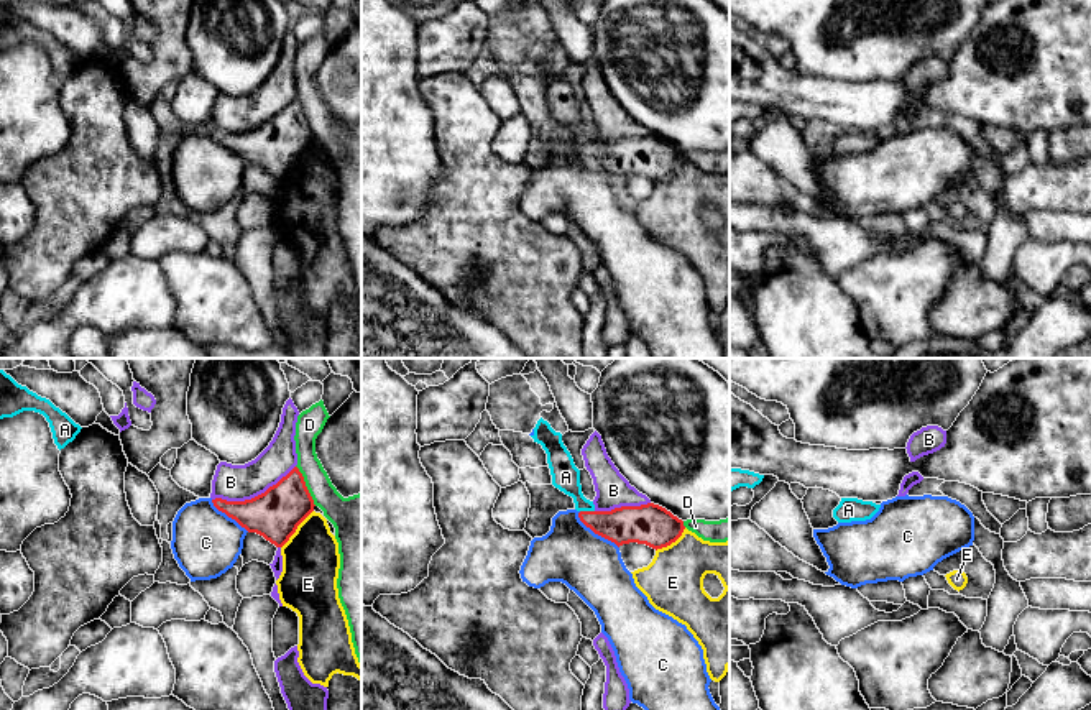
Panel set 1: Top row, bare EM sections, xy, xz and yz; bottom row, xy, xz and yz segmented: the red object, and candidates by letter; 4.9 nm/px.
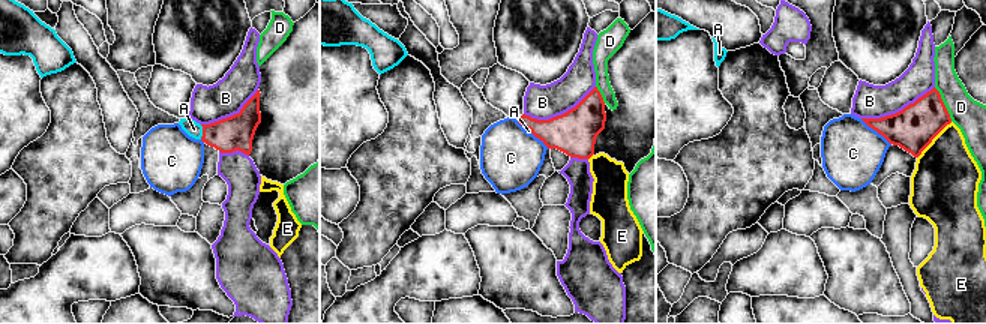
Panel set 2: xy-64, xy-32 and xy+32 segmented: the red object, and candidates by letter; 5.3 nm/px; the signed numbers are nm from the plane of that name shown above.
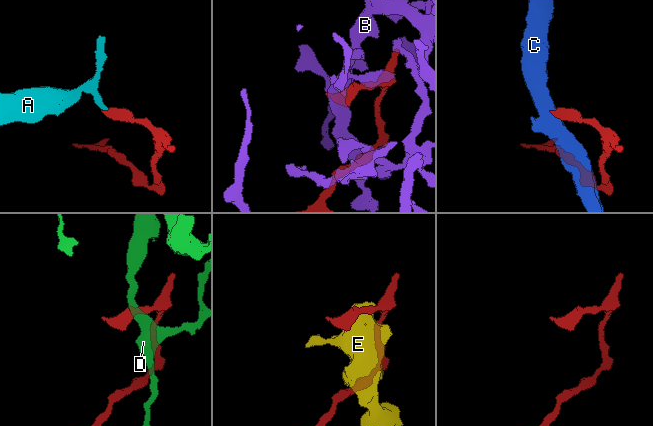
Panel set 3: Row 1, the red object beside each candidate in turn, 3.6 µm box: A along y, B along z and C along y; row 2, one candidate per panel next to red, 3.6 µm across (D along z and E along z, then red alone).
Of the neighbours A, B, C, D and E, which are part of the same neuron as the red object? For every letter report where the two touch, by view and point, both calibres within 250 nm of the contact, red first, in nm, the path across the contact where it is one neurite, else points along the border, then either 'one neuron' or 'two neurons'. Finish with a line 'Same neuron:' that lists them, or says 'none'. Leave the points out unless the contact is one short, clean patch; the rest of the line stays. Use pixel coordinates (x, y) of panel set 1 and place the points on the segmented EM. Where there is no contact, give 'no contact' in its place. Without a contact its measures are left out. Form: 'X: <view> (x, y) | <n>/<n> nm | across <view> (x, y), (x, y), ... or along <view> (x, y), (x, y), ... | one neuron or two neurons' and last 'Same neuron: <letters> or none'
A: xz (587, 511) | 180/140 nm | across xz (625, 525), (600, 523), (587, 511), (566, 477) | one neuron
B: xy (255, 497) | 240/180 nm | two neurons
C: xz (597, 533) | 190/300 nm | along xz (577, 513), (587, 526), (618, 548) | two neurons
D: xy (304, 485) | 240/160 nm | along xy (296, 465), (316, 505) | two neurons
E: xy (296, 528) | 240/280 nm | two neurons
Same neuron: A

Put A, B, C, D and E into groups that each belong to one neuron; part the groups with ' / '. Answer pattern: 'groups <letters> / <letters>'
groups A / B / C / D / E

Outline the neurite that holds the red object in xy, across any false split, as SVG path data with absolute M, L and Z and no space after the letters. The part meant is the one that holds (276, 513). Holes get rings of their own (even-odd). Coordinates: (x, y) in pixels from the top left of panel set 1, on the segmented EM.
M297 467L251 500L227 501L215 498L212 503L248 532L263 536L276 547L283 547L289 541L315 506Z

